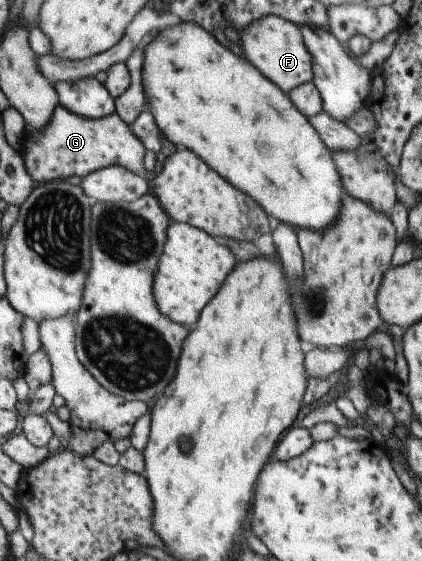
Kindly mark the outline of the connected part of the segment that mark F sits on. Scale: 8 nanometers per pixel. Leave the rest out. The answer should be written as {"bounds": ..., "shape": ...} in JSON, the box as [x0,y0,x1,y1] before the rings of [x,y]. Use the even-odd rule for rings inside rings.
{"bounds":[239,16,312,95],"shape":[[[265,16],[239,33],[243,56],[287,95],[293,88],[312,82],[312,57],[299,27],[277,16]]]}

